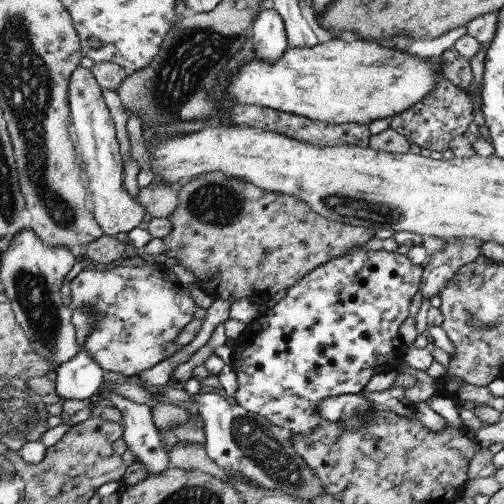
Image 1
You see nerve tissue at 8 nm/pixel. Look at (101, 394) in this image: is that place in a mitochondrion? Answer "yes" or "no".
no

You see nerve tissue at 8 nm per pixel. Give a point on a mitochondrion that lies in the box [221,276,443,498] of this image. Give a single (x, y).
(258, 443)

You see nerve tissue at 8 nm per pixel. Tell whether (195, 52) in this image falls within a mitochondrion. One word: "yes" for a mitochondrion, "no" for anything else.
yes

